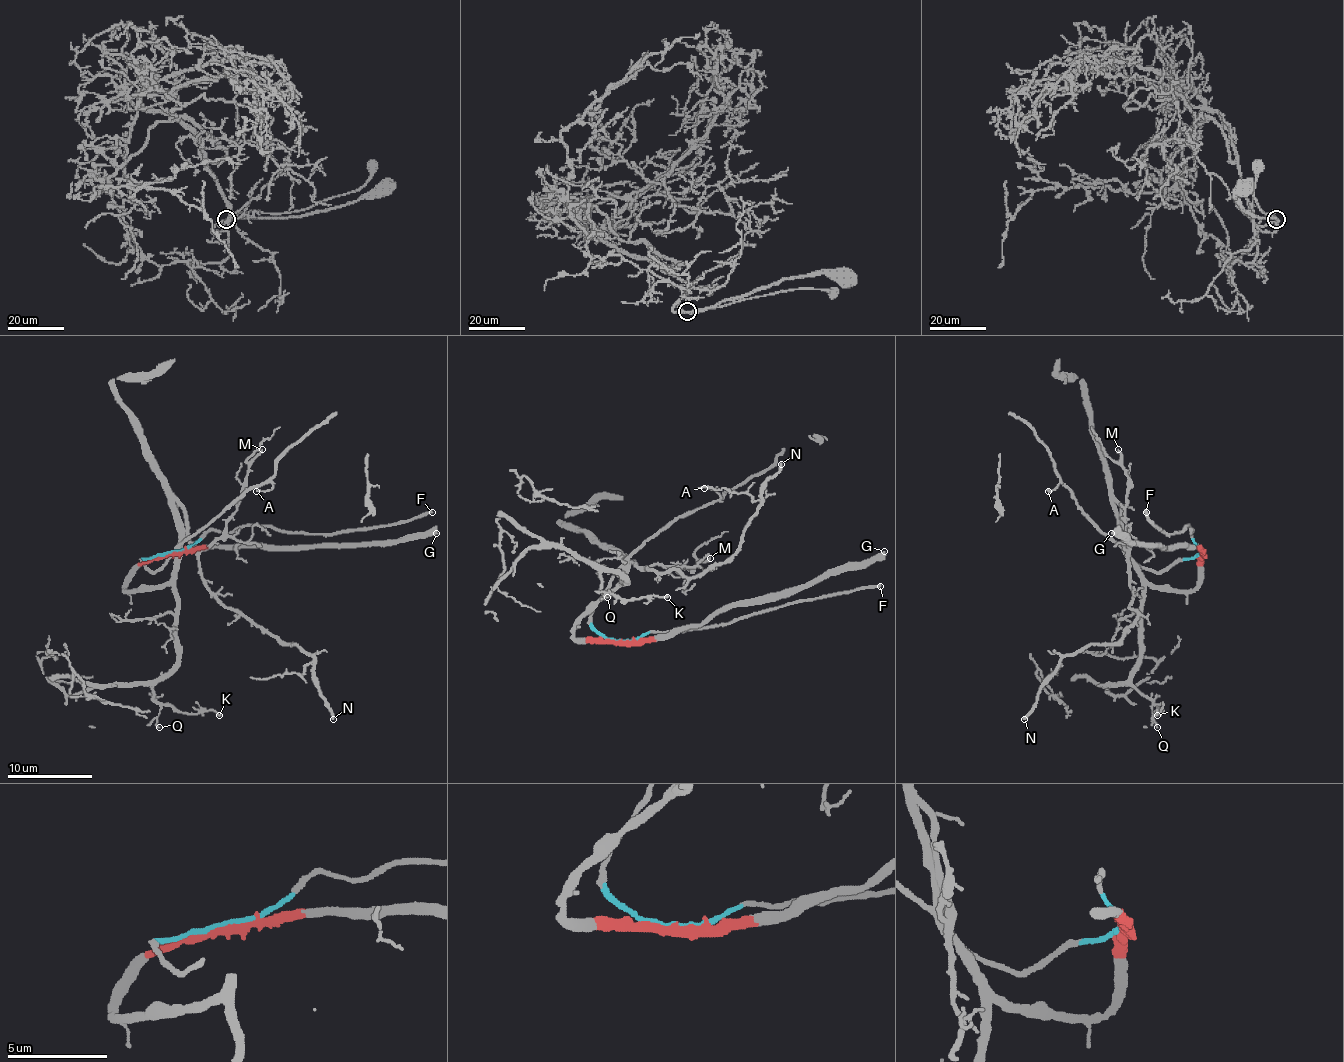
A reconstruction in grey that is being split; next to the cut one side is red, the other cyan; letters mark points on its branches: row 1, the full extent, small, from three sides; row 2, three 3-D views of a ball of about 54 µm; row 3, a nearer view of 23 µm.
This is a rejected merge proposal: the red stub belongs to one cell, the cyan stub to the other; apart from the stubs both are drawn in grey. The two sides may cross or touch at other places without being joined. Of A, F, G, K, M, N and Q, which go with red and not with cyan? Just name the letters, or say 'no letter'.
G, K, M, N, Q

